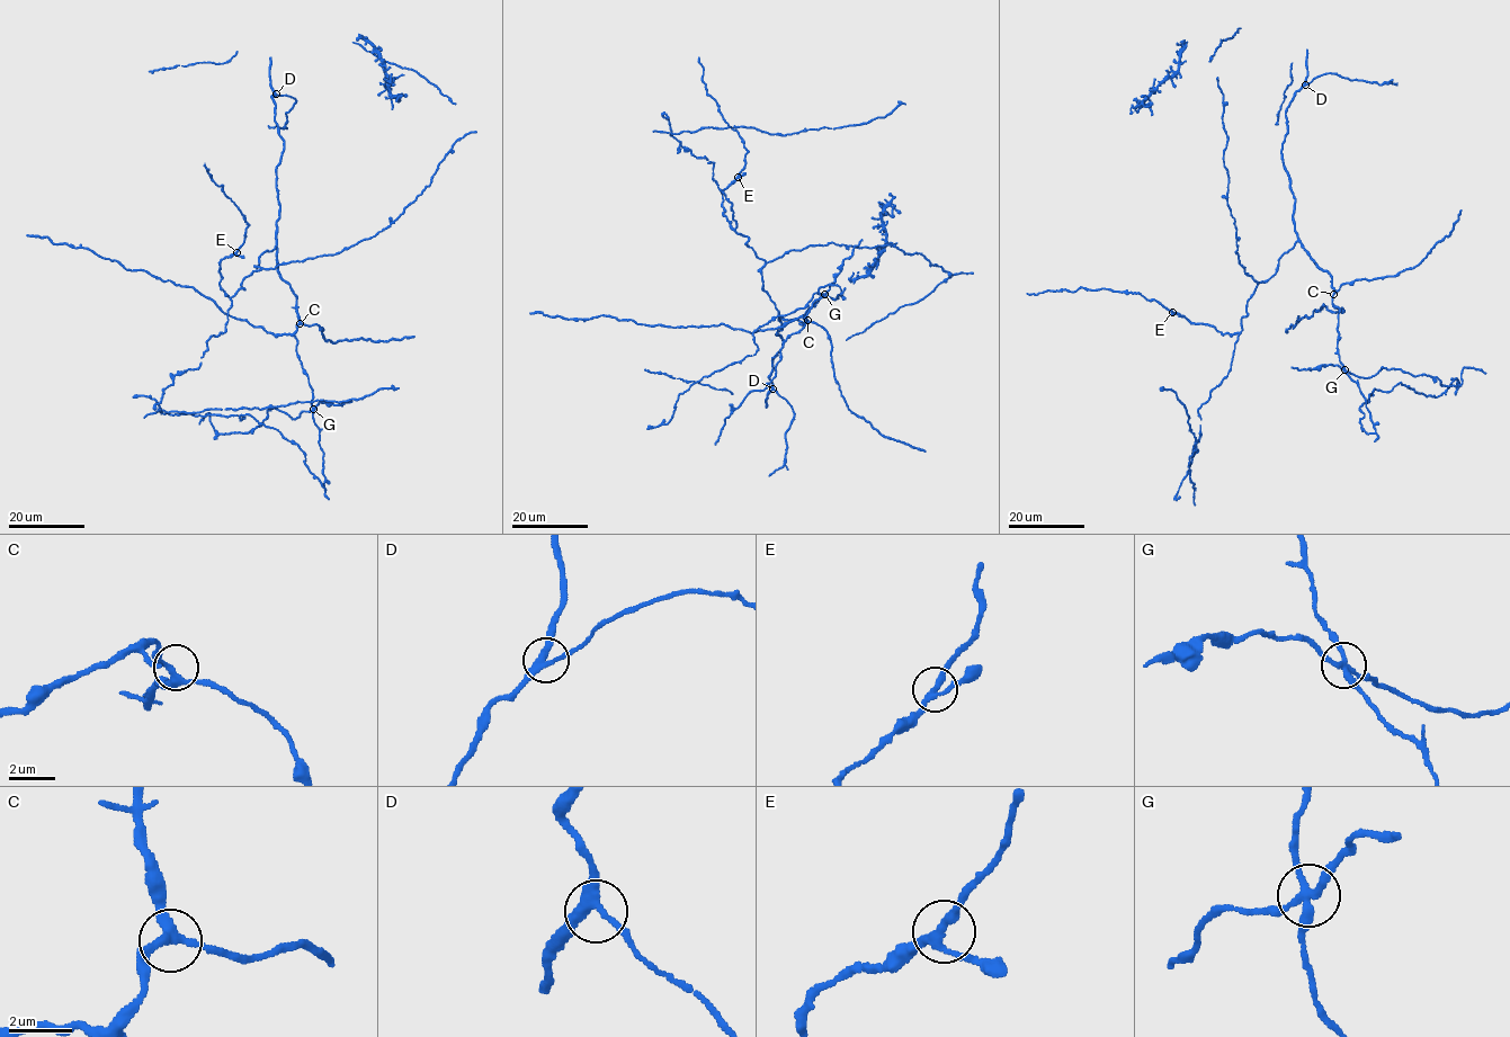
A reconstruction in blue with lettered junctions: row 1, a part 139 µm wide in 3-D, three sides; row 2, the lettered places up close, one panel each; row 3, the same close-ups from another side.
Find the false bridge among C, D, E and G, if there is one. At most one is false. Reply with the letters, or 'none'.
G

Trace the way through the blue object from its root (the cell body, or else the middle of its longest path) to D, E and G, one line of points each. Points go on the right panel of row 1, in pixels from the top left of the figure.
D: (1286, 252), (1298, 240), (1298, 234), (1293, 220), (1294, 196), (1281, 149), (1287, 131), (1286, 109), (1305, 85)
E: (1286, 252), (1277, 270), (1258, 284), (1247, 302), (1248, 315), (1242, 319), (1240, 332), (1223, 333), (1172, 312)
G: (1286, 252), (1298, 241), (1311, 259), (1332, 278), (1332, 302), (1340, 310), (1338, 352), (1343, 369)

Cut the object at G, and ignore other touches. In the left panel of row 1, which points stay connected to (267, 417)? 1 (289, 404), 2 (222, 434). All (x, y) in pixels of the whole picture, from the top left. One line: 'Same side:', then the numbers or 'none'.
Same side: 2

